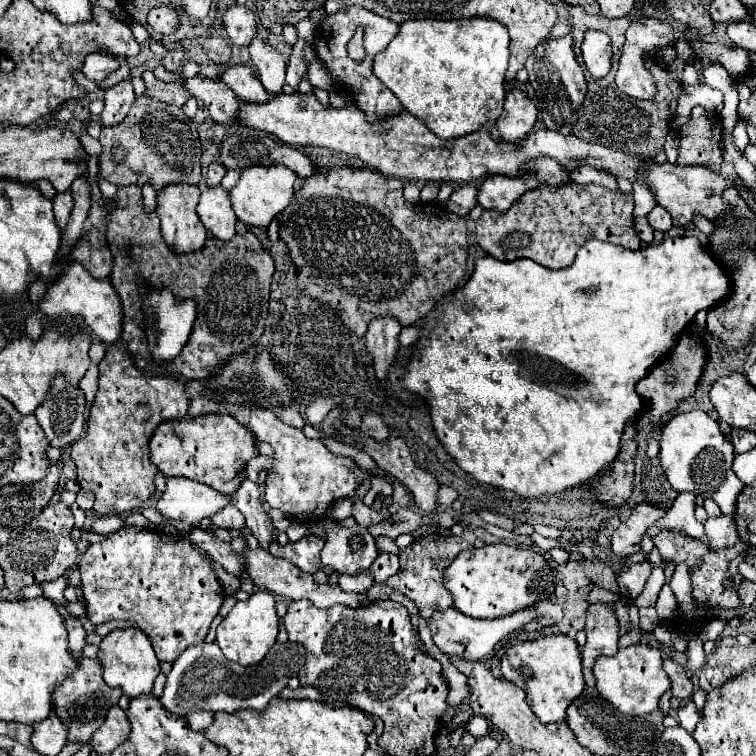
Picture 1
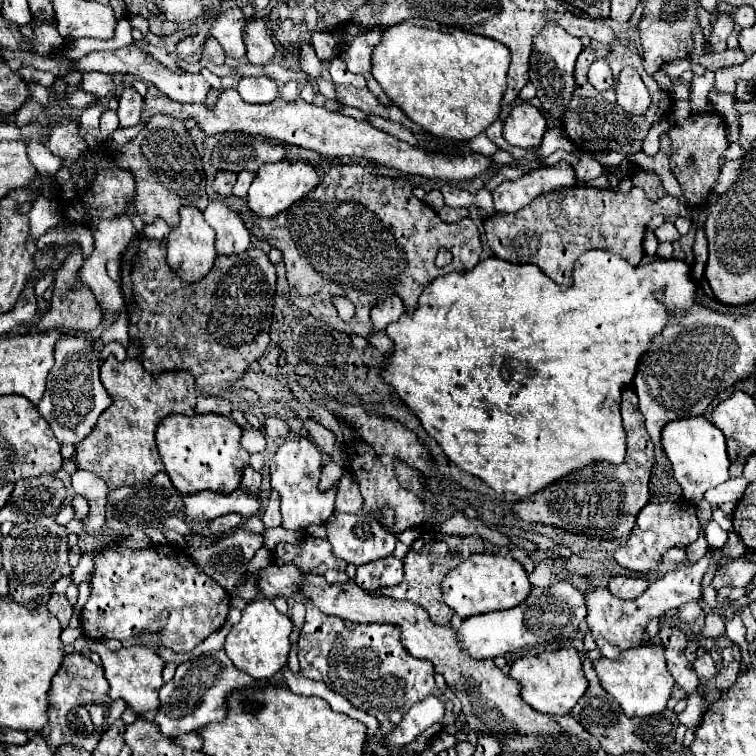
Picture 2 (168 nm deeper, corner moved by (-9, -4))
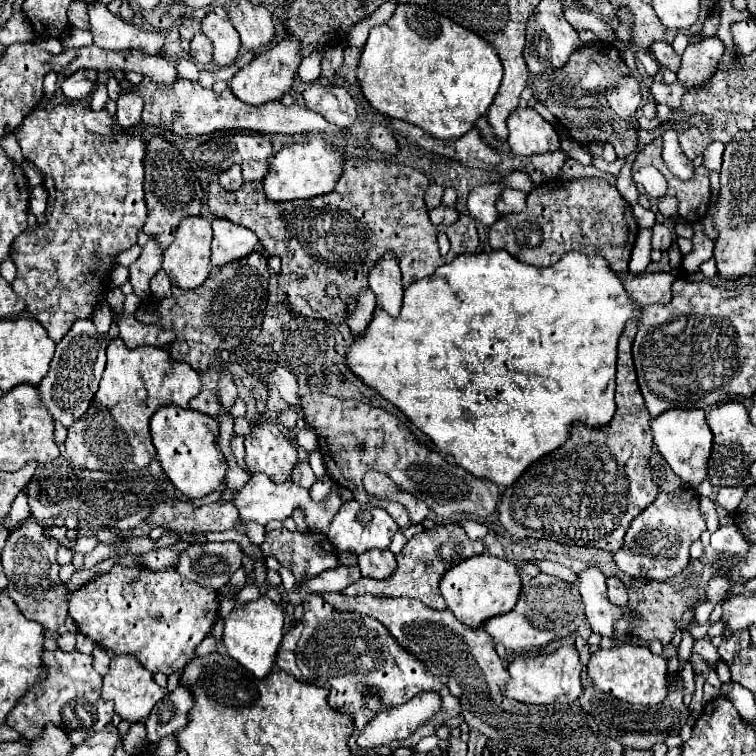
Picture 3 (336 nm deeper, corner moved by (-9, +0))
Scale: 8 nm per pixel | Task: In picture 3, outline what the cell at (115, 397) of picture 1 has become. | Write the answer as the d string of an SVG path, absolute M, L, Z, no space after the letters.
M116 338L108 344L106 354L108 354L106 370L102 374L100 390L92 400L92 406L88 408L84 418L80 418L80 422L74 422L74 426L68 428L66 456L80 470L100 470L100 472L142 470L156 458L156 450L150 438L150 418L158 408L168 404L188 408L192 396L200 392L200 376L186 362L172 362L172 358L168 358L168 352L164 348L140 346L130 350L124 346L120 338Z

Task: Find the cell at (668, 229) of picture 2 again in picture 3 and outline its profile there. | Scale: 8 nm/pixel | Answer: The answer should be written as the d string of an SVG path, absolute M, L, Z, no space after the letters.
M654 224L652 228L652 248L658 248L662 252L666 252L672 246L672 232L666 224Z

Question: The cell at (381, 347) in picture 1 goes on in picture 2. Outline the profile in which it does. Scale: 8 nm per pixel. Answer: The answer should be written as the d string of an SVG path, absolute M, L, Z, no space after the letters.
M388 294L388 298L380 298L380 304L372 308L372 324L376 330L384 330L390 322L396 322L404 314L404 304L398 294Z

